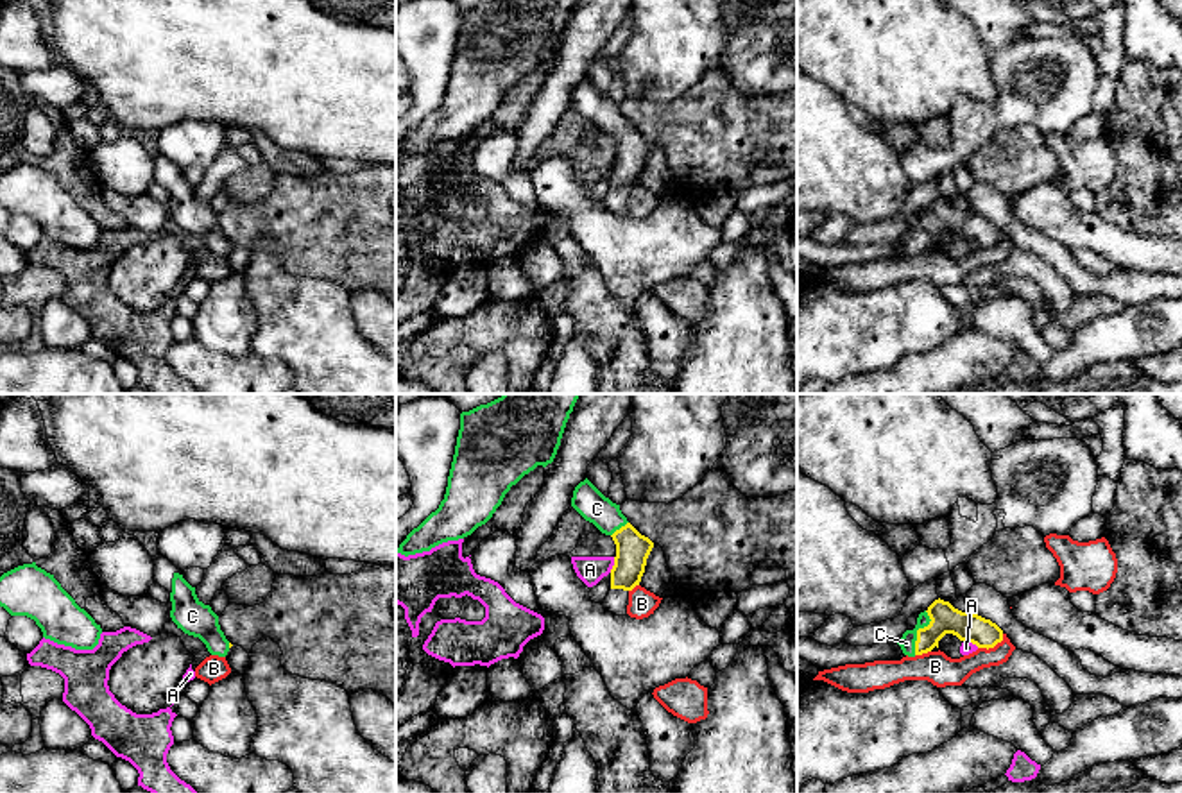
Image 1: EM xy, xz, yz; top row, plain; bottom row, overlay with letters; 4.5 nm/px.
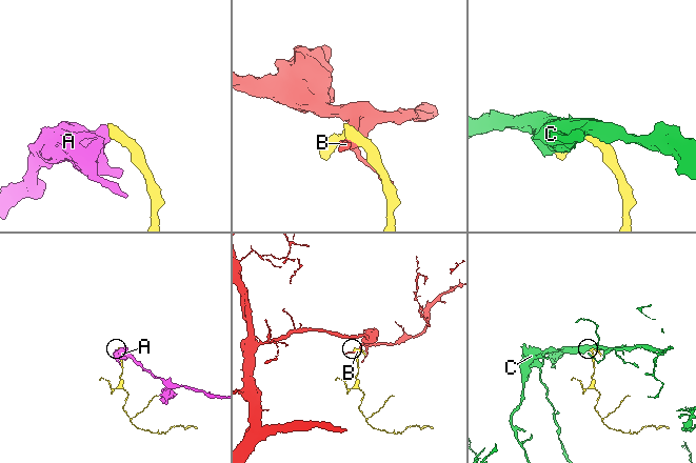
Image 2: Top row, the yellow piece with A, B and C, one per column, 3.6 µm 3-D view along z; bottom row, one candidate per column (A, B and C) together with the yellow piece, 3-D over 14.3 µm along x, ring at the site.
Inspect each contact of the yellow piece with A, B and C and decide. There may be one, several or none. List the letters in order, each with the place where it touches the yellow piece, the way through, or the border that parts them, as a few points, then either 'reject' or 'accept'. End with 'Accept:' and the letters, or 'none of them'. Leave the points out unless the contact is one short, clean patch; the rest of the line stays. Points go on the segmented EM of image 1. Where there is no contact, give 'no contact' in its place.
A: xz (615, 564) | reject
B: yz (993, 647) | reject
C: yz (917, 630) | across yz (969, 627), (933, 625), (917, 630), (907, 643) | accept
Accept: C

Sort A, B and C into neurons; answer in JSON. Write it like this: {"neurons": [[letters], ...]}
{"neurons": [["A"], ["B"], ["C"]]}

